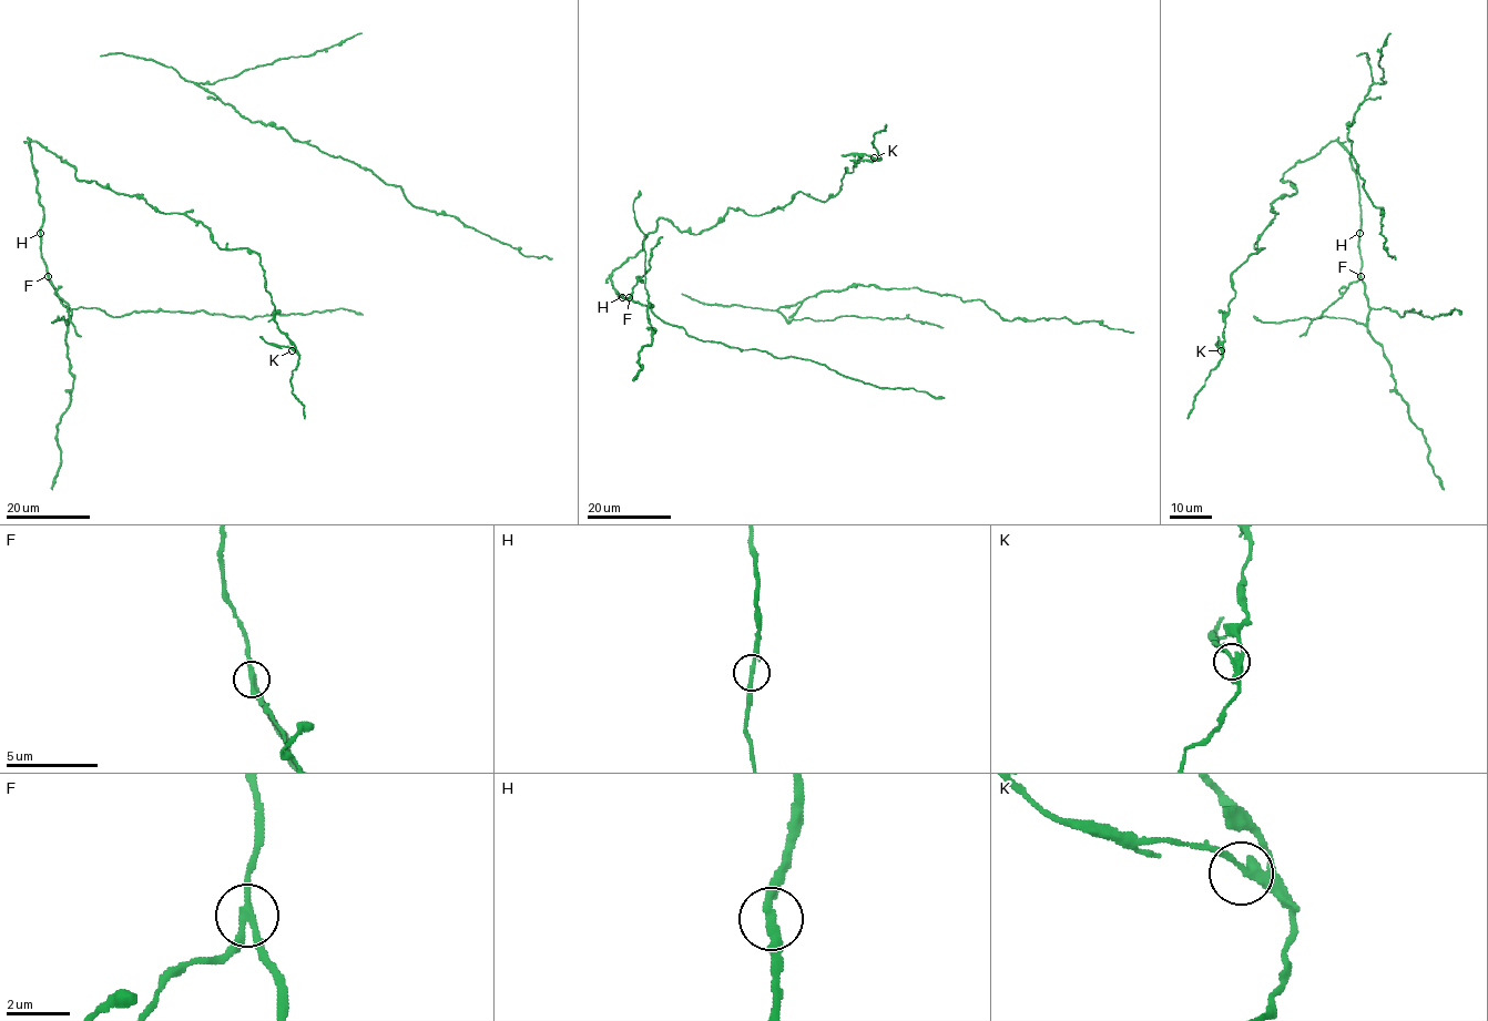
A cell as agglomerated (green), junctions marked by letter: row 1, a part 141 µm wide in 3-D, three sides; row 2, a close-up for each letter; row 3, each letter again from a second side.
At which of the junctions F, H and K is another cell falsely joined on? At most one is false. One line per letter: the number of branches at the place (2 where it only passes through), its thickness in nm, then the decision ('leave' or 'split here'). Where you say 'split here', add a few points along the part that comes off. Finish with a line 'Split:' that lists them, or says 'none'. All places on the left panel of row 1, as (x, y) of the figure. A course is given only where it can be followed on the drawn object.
F: 3 | 240 nm | split here | (48, 275), (55, 293), (68, 305), (70, 319), (80, 336)
H: 3 | 200 nm | leave
K: 3 | 240 nm | leave
Split: F

